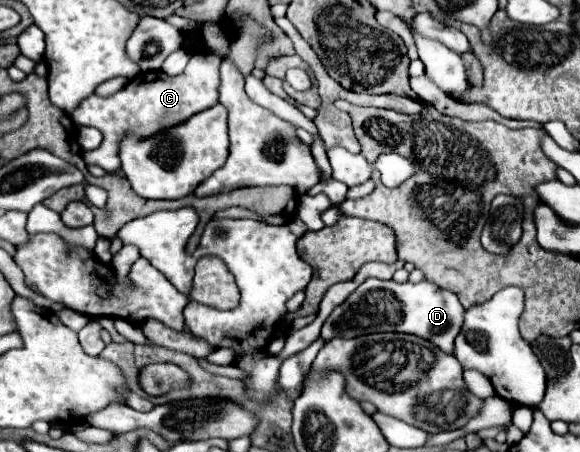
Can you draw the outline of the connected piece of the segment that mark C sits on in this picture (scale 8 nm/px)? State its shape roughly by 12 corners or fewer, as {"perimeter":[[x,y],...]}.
{"perimeter":[[195,52],[179,76],[141,72],[71,112],[103,132],[87,164],[119,170],[127,130],[149,138],[219,98],[221,58]]}

